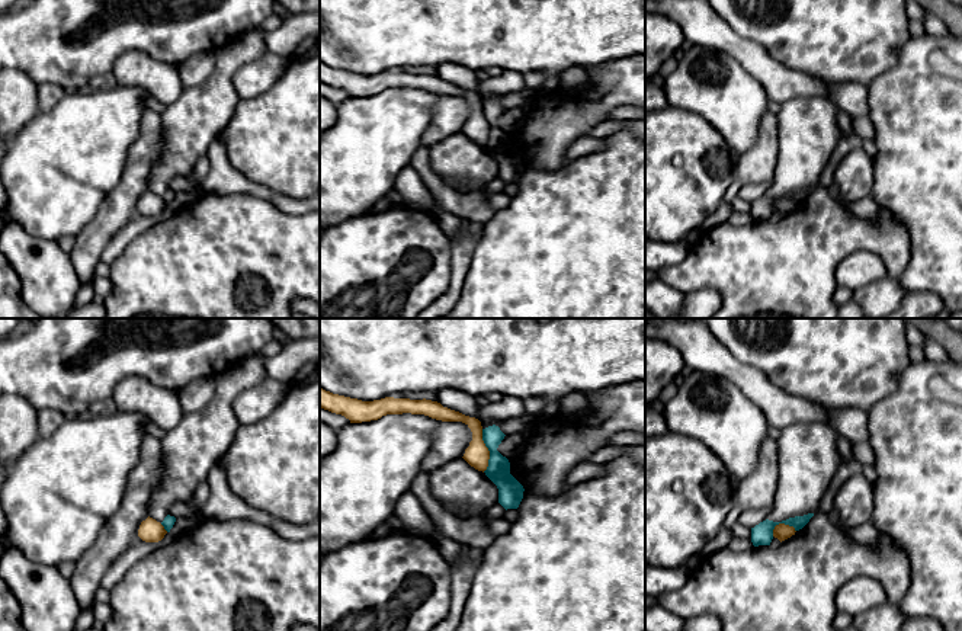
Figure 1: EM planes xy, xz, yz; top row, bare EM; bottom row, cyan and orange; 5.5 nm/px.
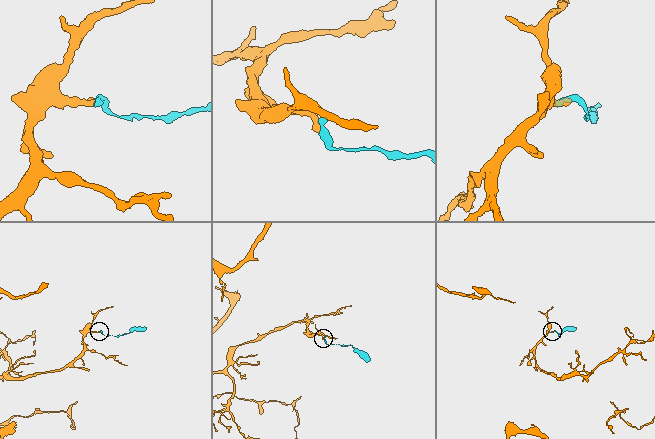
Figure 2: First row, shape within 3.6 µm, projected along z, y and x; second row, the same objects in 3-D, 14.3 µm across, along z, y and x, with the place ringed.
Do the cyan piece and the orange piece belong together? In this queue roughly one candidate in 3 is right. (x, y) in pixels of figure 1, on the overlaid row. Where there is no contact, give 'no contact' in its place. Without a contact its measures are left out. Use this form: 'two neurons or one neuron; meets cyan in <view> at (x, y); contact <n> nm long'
two neurons; meets cyan in xz at (488, 449); contact 240 nm long

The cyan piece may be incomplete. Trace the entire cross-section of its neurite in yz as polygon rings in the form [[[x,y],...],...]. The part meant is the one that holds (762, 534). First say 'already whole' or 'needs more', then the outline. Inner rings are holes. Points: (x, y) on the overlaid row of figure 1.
already whole | [[[808,513],[804,516],[789,518],[782,522],[773,522],[773,521],[766,519],[760,522],[759,525],[756,525],[754,528],[751,528],[751,542],[754,547],[770,545],[773,539],[773,529],[776,525],[785,523],[785,525],[793,526],[795,531],[799,531],[809,522],[812,516],[814,513]]]

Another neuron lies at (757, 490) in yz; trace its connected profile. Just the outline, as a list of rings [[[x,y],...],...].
[[[772,429],[760,445],[756,468],[737,481],[737,503],[743,509],[772,509],[777,487],[780,430]]]

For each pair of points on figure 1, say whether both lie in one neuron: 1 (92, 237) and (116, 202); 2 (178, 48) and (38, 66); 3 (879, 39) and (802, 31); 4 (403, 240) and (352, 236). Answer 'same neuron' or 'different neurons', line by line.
1: same neuron
2: same neuron
3: same neuron
4: same neuron

